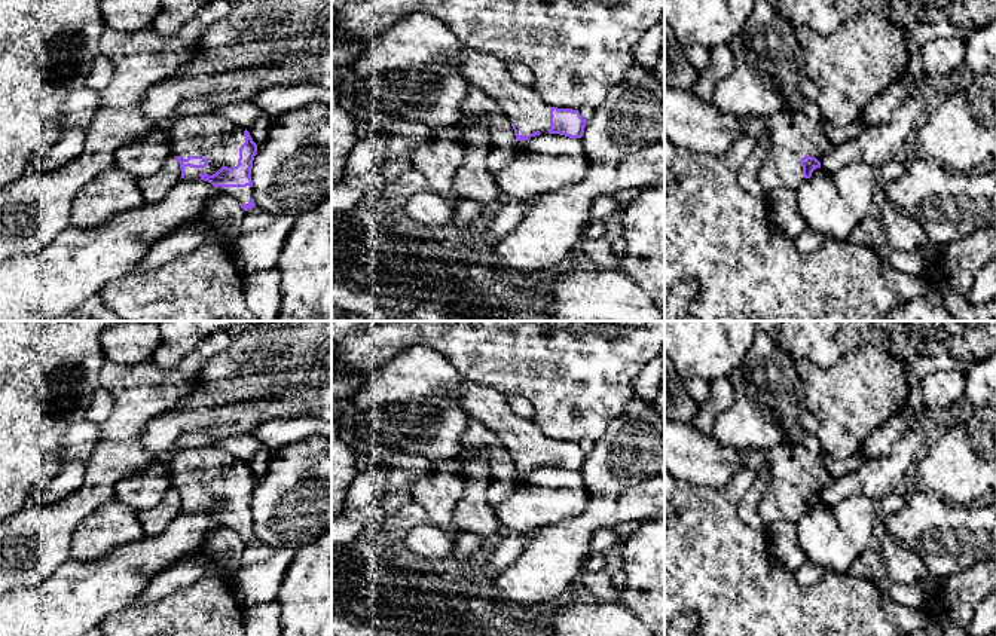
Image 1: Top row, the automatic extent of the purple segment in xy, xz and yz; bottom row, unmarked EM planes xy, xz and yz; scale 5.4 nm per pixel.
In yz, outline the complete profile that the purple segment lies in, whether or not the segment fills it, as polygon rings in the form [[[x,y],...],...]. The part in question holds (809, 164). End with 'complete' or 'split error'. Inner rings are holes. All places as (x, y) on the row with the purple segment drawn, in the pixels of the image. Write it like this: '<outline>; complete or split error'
[[[780,111],[763,119],[770,131],[770,153],[758,169],[767,193],[795,190],[821,168],[819,159],[834,146],[803,111]]]; split error

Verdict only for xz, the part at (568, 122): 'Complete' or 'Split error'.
Split error

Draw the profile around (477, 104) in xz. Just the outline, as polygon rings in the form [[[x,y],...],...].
[[[468,85],[467,97],[462,101],[464,120],[486,120],[489,125],[489,146],[486,163],[489,172],[495,174],[516,159],[516,135],[511,123],[502,113],[498,103],[482,88]]]

